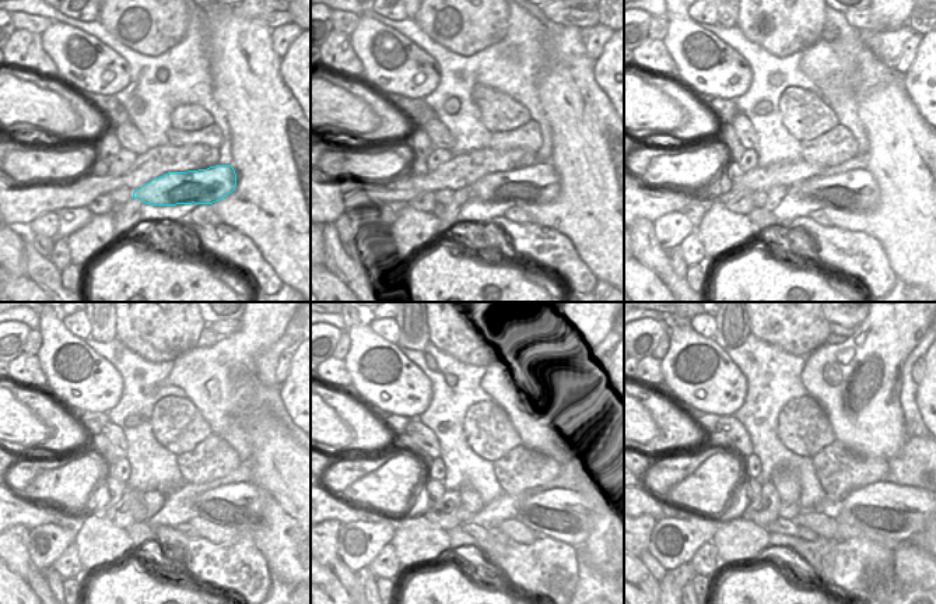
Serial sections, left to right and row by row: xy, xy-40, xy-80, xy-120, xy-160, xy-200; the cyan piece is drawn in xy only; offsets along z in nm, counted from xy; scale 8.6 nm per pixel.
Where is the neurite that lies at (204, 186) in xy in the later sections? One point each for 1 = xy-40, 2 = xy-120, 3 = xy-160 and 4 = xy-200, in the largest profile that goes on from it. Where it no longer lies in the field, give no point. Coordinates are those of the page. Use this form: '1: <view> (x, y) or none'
1: xy-40 (539, 183)
2: xy-120 (239, 506)
3: xy-160 (568, 513)
4: xy-200 (889, 513)

